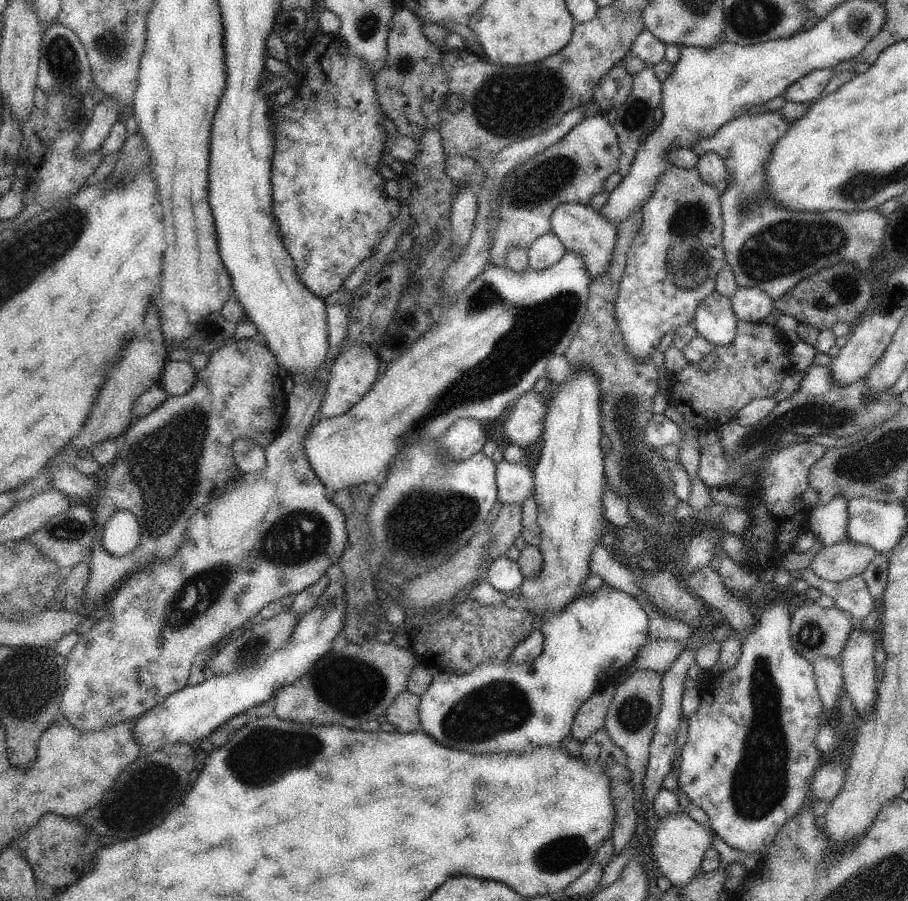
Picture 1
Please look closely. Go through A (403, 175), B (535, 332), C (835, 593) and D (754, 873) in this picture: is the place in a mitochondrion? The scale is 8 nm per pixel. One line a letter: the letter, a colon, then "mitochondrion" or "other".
A: other
B: mitochondrion
C: other
D: other

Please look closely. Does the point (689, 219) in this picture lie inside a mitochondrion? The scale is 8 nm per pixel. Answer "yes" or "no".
yes

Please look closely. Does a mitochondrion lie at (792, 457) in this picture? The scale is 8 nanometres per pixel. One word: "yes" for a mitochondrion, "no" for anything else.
no

